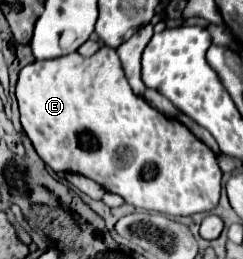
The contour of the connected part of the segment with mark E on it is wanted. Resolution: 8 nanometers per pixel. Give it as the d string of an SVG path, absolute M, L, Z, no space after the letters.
M102 46L90 58L74 52L24 66L16 84L16 98L26 136L32 140L44 164L54 172L74 172L92 178L106 192L120 194L128 204L148 212L192 216L216 208L222 190L222 172L216 154L176 118L164 116L130 90L114 48Z

